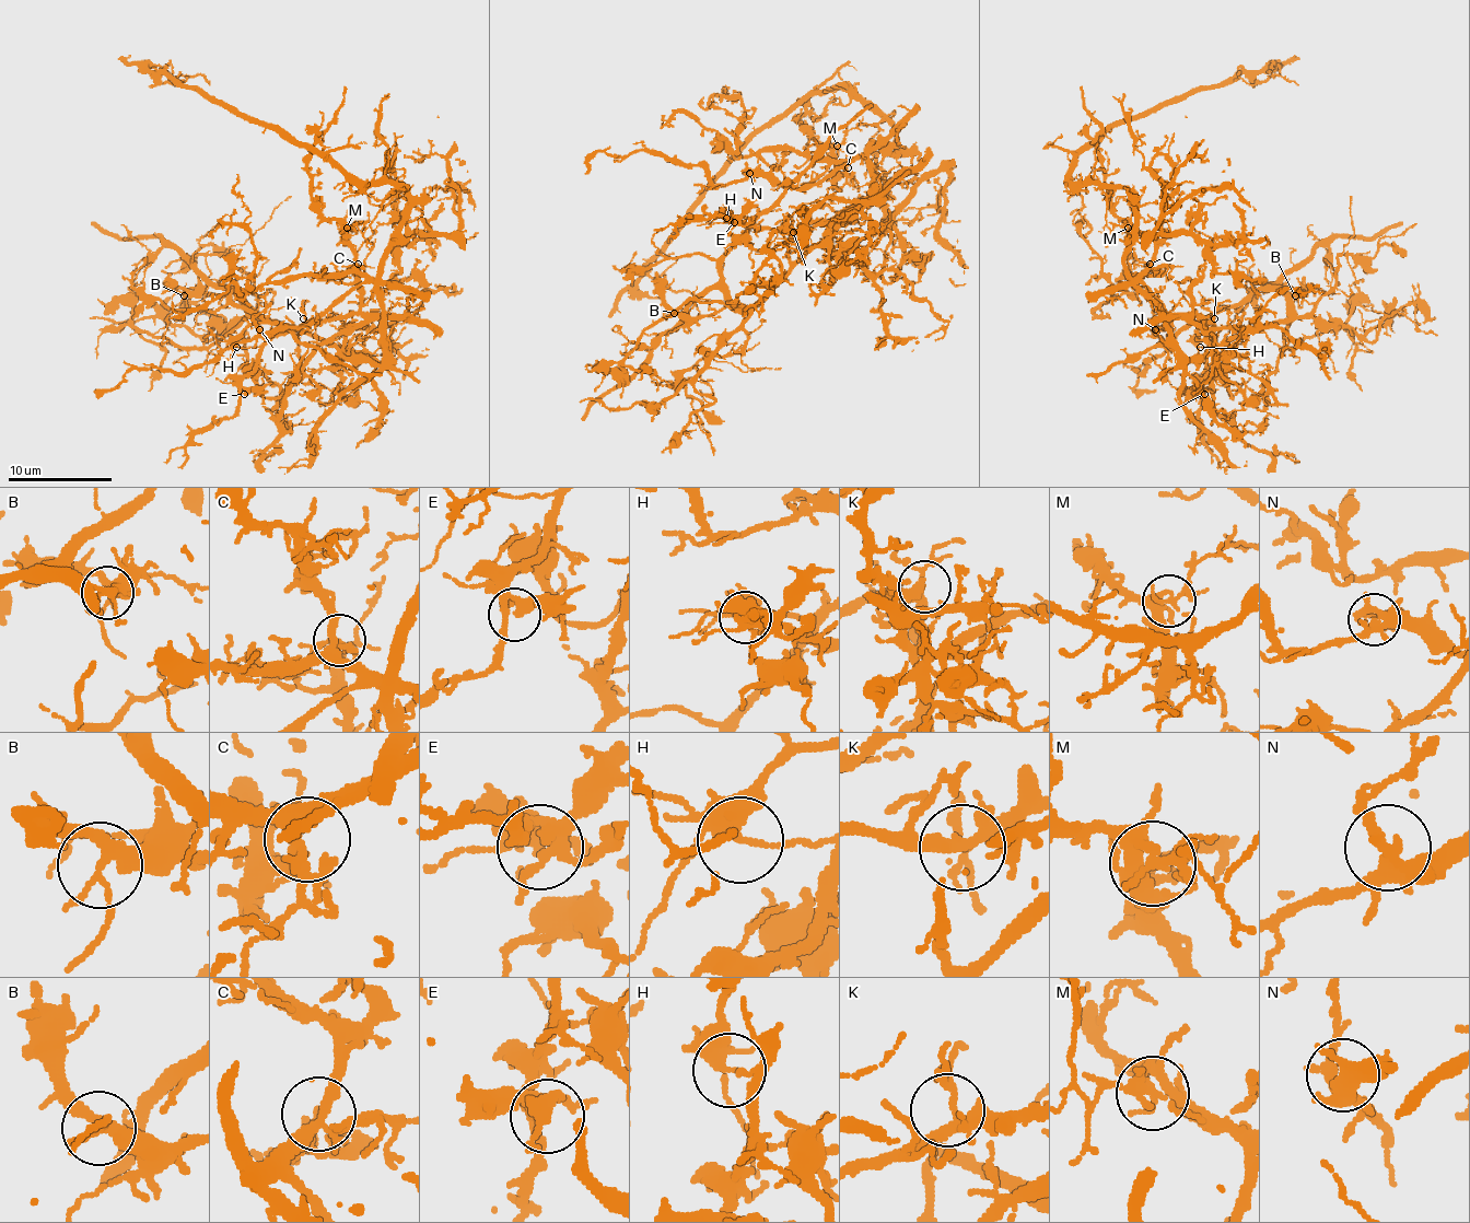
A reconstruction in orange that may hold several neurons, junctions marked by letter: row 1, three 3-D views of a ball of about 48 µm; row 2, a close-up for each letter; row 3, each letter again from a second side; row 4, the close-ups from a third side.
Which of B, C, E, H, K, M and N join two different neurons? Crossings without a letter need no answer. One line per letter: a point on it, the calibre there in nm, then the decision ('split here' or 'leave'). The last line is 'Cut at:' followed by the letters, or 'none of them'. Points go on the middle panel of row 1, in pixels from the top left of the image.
B: at (674, 313); 280 nm thick; leave
C: at (848, 167); 280 nm thick; leave
E: at (734, 222); 260 nm thick; leave
H: at (726, 218); 280 nm thick; split here
K: at (793, 232); 240 nm thick; leave
M: at (837, 146); 170 nm thick; split here
N: at (749, 173); 260 nm thick; leave
Cut at: H, M

